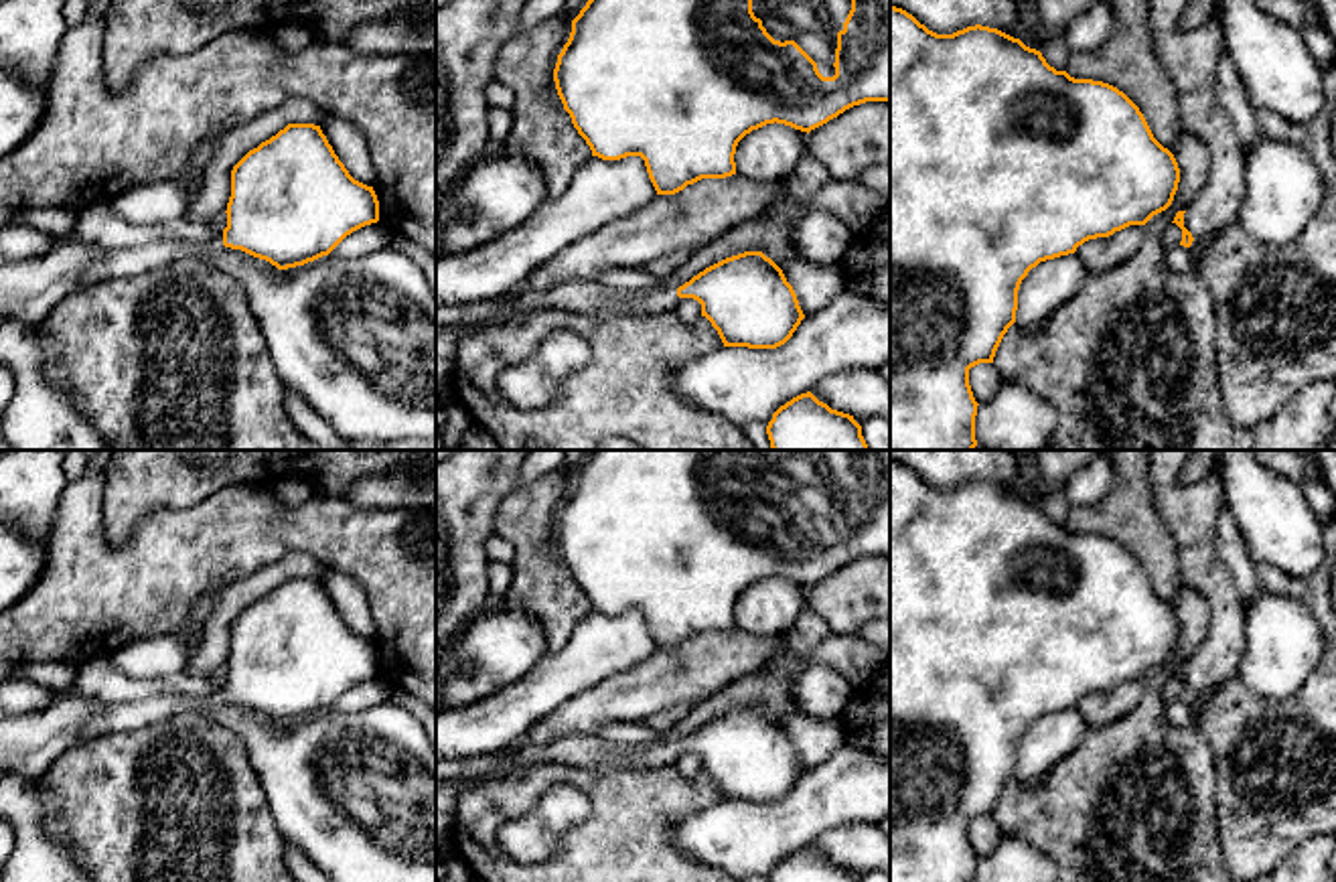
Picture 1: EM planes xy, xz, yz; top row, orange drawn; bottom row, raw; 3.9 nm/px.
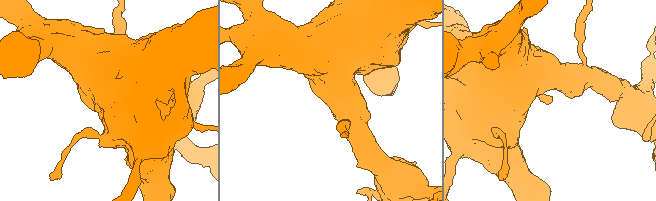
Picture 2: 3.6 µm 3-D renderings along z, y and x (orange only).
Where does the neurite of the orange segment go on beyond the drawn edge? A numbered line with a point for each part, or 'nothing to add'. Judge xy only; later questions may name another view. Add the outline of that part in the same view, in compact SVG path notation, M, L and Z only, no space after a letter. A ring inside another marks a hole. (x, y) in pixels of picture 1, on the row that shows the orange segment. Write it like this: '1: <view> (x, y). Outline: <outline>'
1: xy (132, 262). Outline: M223 239L209 241L154 241L132 249L109 249L101 260L85 270L79 288L93 284L136 278L140 274L170 266L178 260L205 260L207 251L223 247Z

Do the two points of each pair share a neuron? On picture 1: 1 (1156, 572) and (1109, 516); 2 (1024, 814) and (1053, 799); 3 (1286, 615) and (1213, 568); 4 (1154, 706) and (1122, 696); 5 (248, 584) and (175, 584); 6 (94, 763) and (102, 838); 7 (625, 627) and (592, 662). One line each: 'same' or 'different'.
1: same
2: same
3: different
4: different
5: different
6: same
7: same

